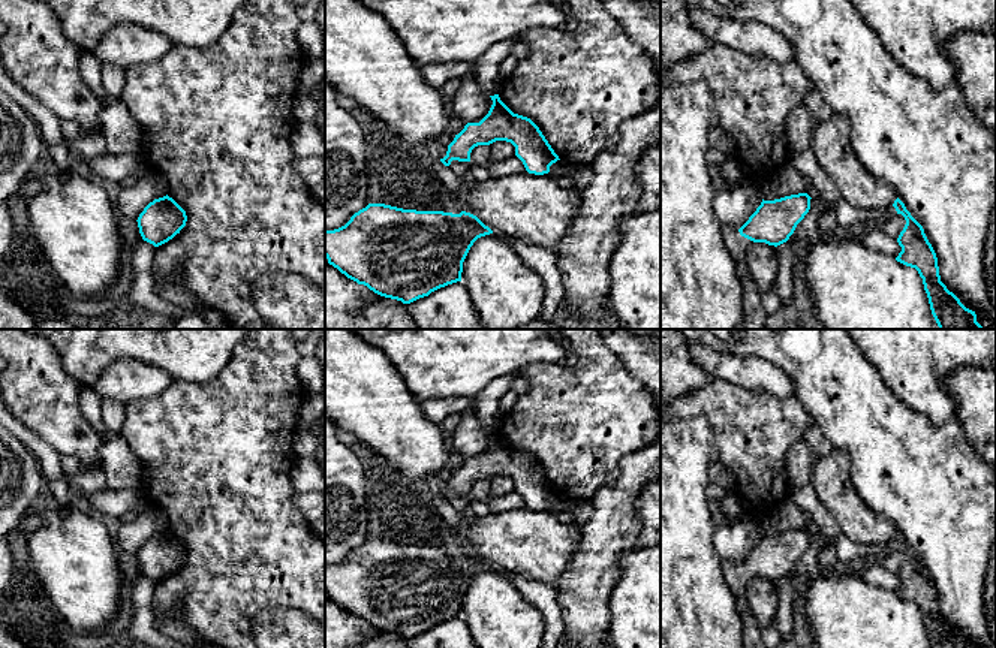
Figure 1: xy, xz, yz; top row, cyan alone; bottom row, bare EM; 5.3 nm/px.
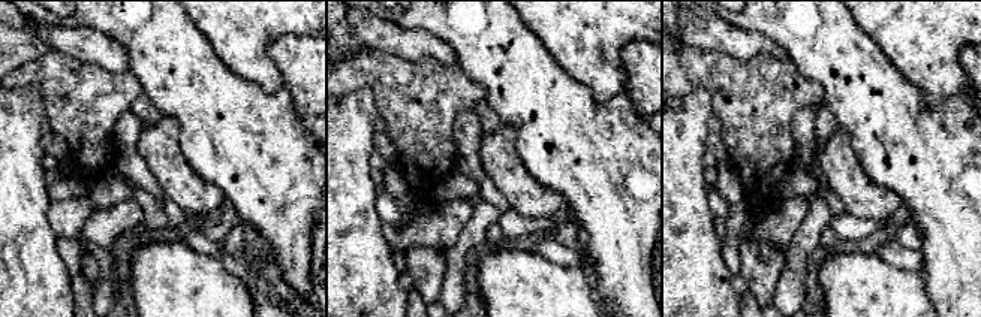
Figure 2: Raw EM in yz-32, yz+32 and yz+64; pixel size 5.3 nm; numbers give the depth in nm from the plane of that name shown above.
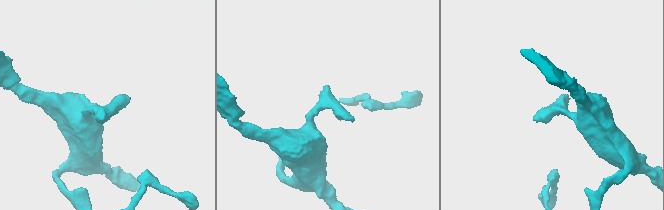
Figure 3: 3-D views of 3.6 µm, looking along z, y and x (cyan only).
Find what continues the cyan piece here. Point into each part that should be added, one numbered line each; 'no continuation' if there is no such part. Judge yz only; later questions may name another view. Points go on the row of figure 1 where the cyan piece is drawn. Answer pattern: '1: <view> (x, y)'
1: yz (737, 244)

